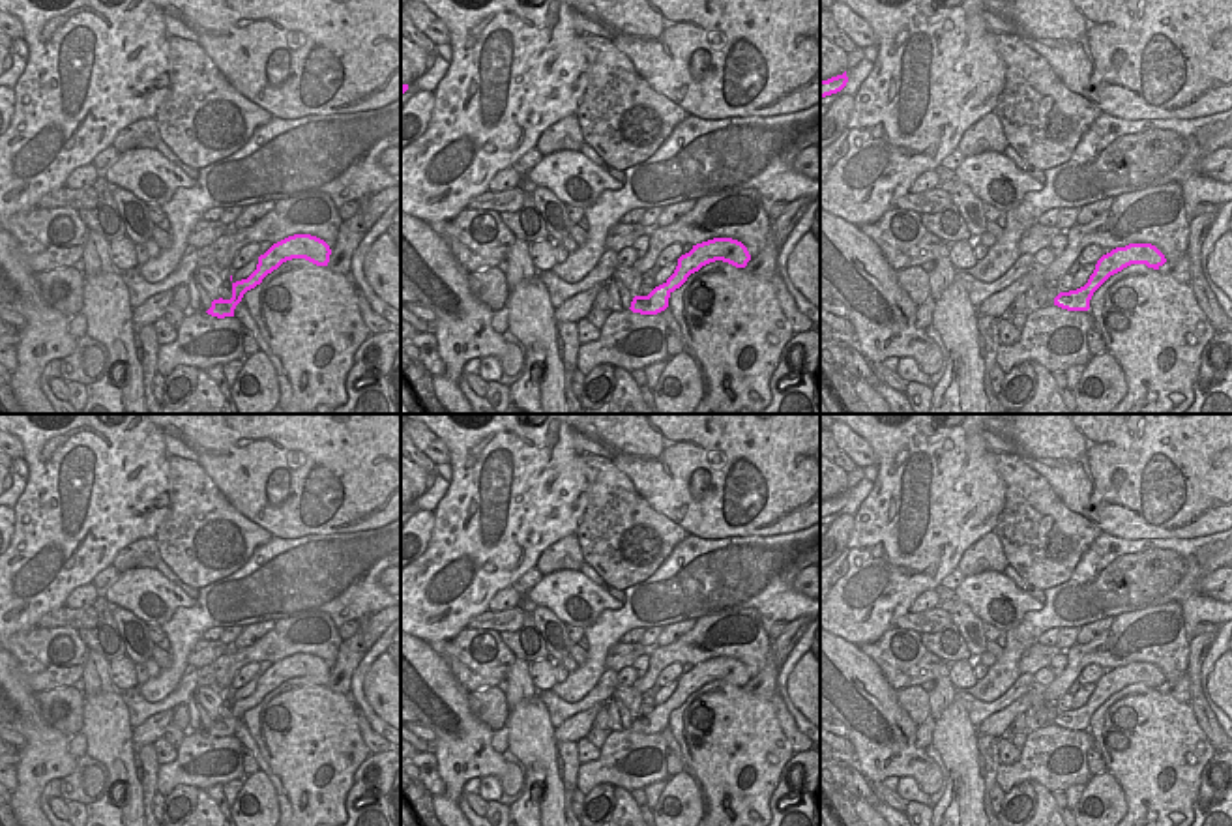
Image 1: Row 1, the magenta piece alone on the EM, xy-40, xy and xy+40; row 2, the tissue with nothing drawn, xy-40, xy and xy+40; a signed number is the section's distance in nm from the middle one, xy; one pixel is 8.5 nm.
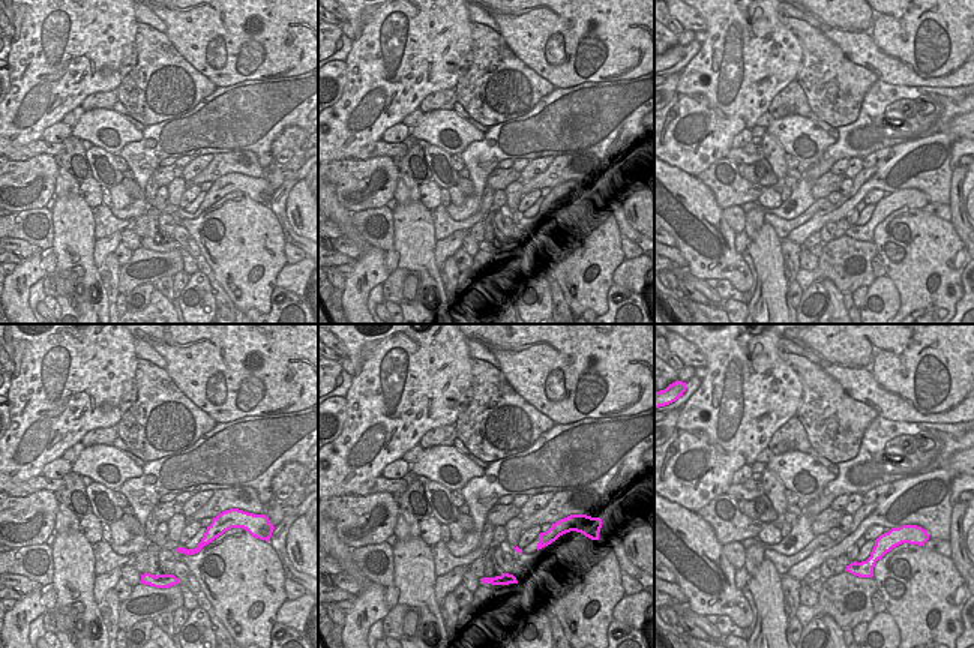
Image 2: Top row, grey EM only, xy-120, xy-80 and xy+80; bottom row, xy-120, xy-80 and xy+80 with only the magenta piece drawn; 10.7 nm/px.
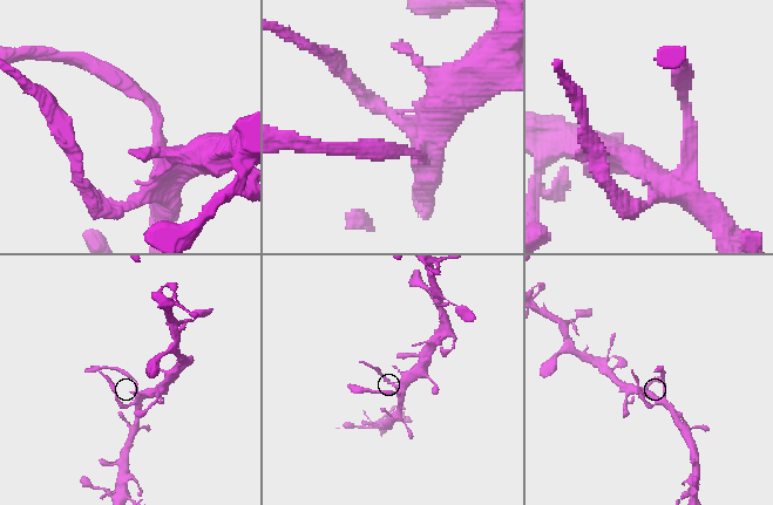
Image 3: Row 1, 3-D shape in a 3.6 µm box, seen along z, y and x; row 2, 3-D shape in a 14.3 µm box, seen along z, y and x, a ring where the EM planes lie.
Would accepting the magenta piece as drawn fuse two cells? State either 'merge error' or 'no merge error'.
no merge error

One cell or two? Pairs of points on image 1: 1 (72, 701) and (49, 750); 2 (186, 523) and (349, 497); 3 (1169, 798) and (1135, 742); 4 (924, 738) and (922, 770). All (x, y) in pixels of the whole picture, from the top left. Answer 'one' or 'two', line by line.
1: two
2: two
3: one
4: two

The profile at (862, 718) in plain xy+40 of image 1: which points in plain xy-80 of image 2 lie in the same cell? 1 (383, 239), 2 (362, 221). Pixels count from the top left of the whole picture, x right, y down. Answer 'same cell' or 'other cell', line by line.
1: other cell
2: other cell

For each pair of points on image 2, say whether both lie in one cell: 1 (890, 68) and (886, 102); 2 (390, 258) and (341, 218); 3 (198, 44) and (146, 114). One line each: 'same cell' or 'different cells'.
1: different cells
2: different cells
3: different cells

